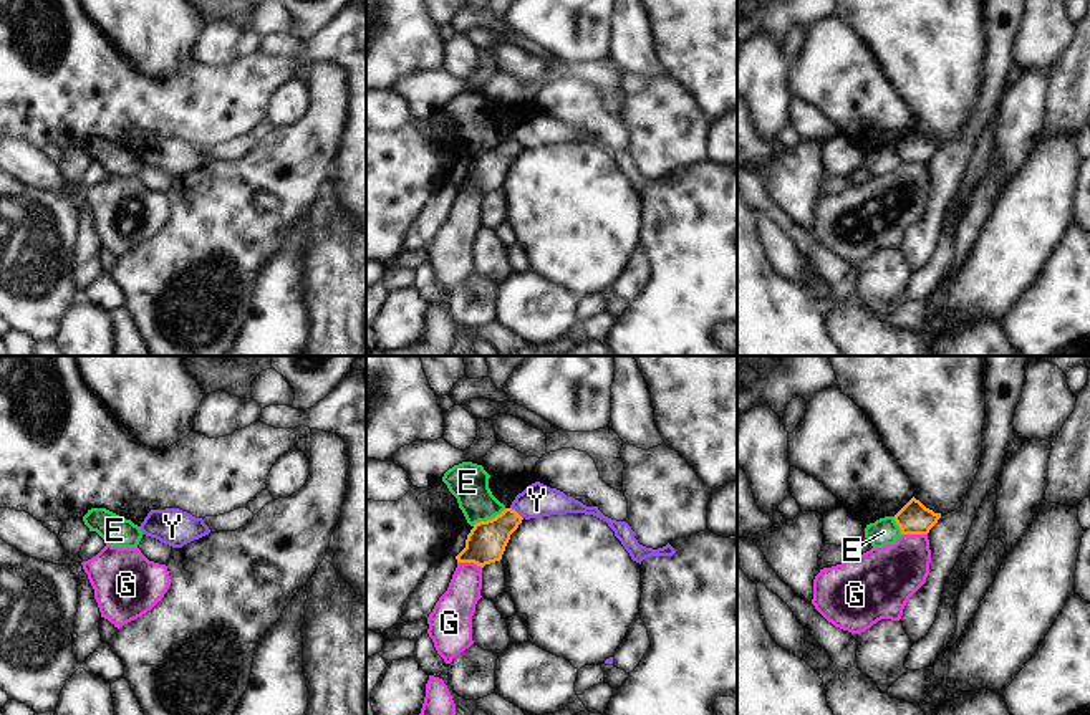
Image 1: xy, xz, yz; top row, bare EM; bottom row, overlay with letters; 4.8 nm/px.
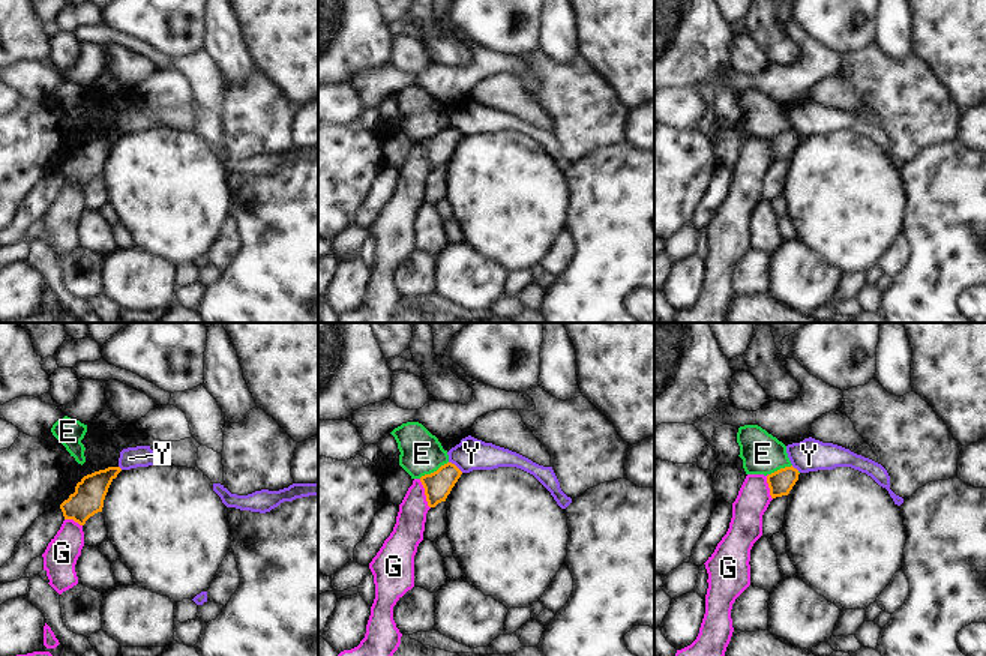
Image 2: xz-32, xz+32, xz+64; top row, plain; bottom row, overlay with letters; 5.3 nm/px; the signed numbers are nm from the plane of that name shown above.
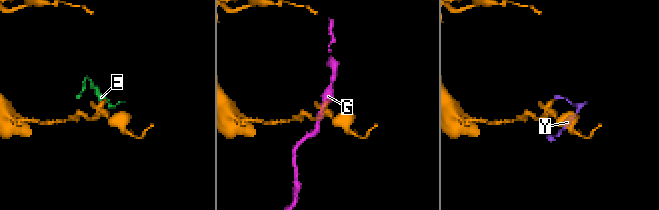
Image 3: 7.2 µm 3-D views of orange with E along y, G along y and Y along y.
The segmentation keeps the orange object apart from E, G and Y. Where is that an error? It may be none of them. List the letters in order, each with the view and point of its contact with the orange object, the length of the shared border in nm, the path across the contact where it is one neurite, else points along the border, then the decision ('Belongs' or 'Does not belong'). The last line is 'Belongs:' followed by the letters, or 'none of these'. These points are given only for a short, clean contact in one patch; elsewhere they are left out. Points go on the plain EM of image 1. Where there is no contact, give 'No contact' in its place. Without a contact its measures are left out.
E: Touches orange at xz (489, 149). Shared border 190 nm. Boundary: xz (506, 138), (472, 154). Does not belong
G: Touches orange at yz (915, 163). Shared border 130 nm. Boundary: yz (901, 163), (926, 164). Does not belong
Y: Touches orange at xz (517, 143). Shared border 90 nm. Boundary: xz (511, 136), (522, 148). Does not belong
Belongs: none of these.

